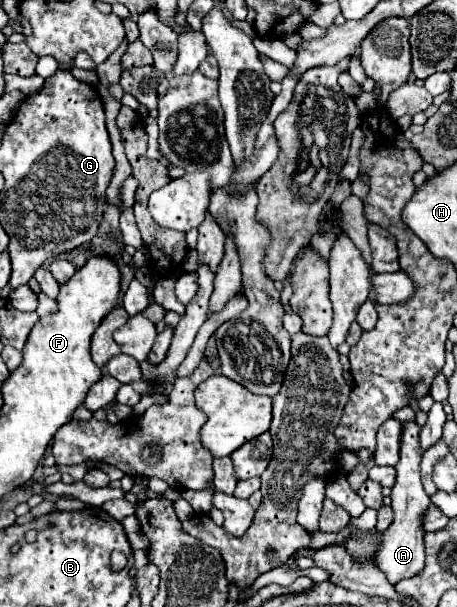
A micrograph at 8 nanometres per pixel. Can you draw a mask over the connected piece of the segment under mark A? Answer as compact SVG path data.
M404 421L402 423L402 445L400 445L400 461L396 463L396 485L392 487L392 509L394 509L394 521L384 531L382 547L376 553L376 567L384 571L388 581L394 585L400 579L414 577L424 567L424 527L422 527L422 513L426 513L426 507L430 505L430 495L426 495L422 481L420 481L420 459L422 459L422 447L418 445L420 425L416 421Z

